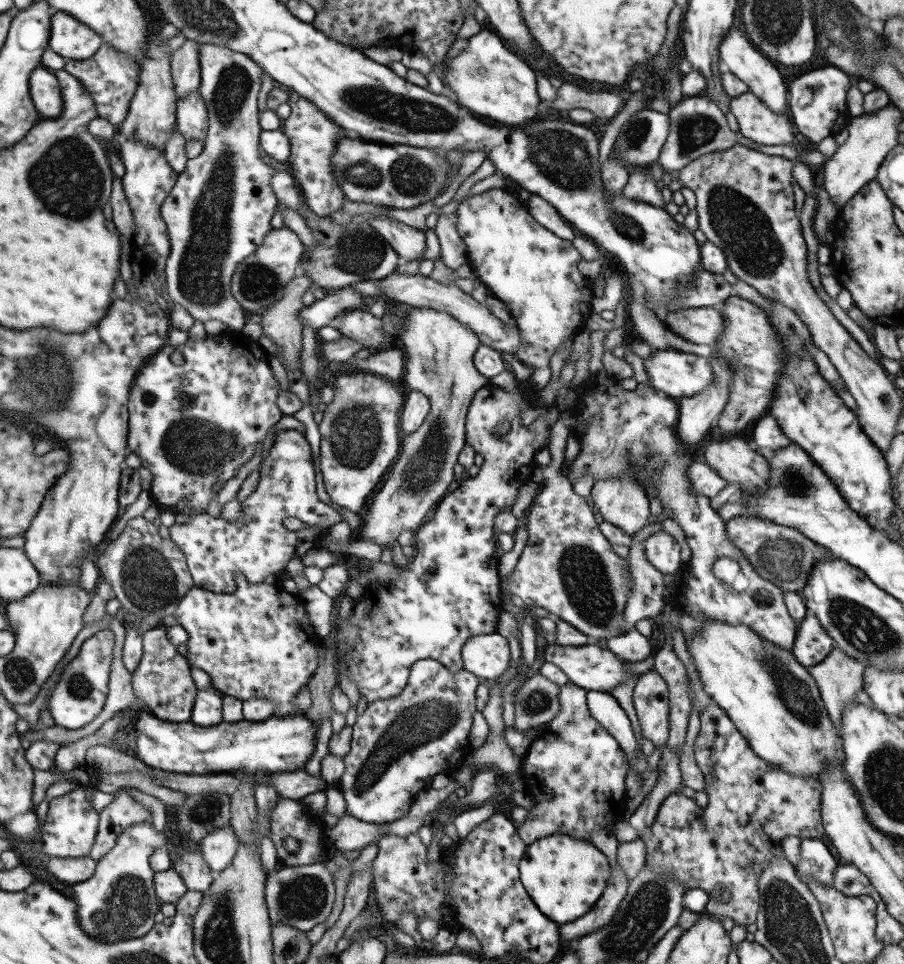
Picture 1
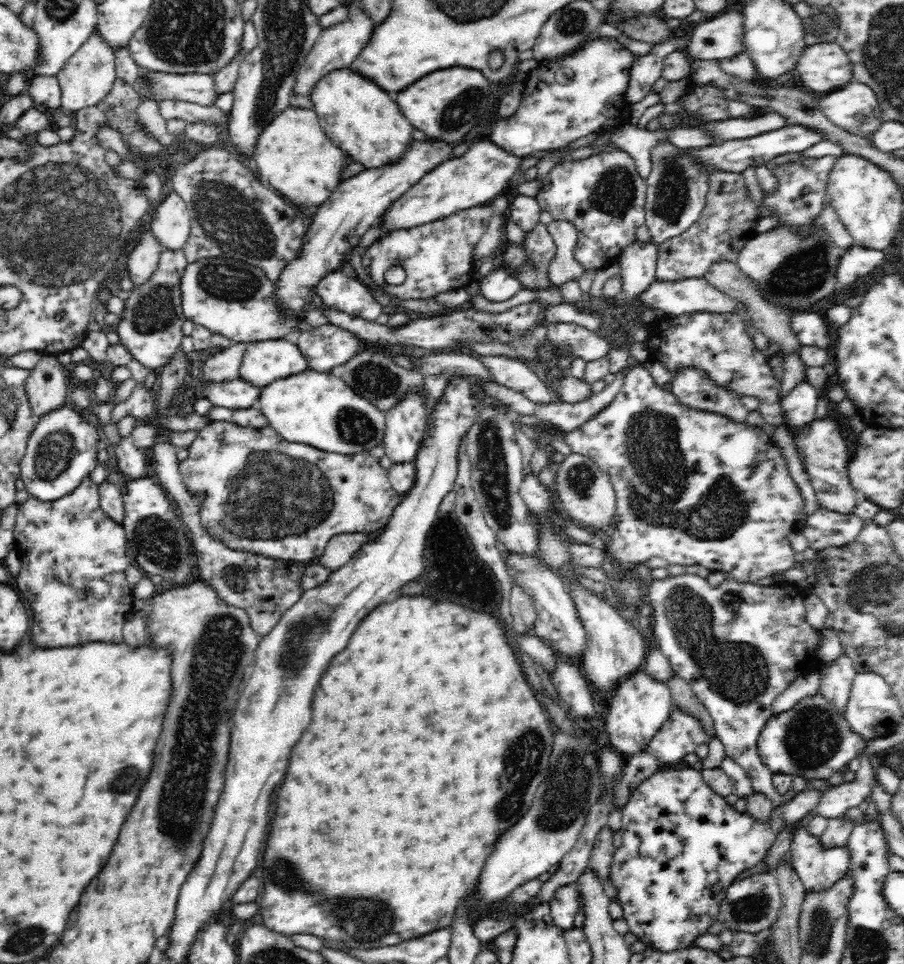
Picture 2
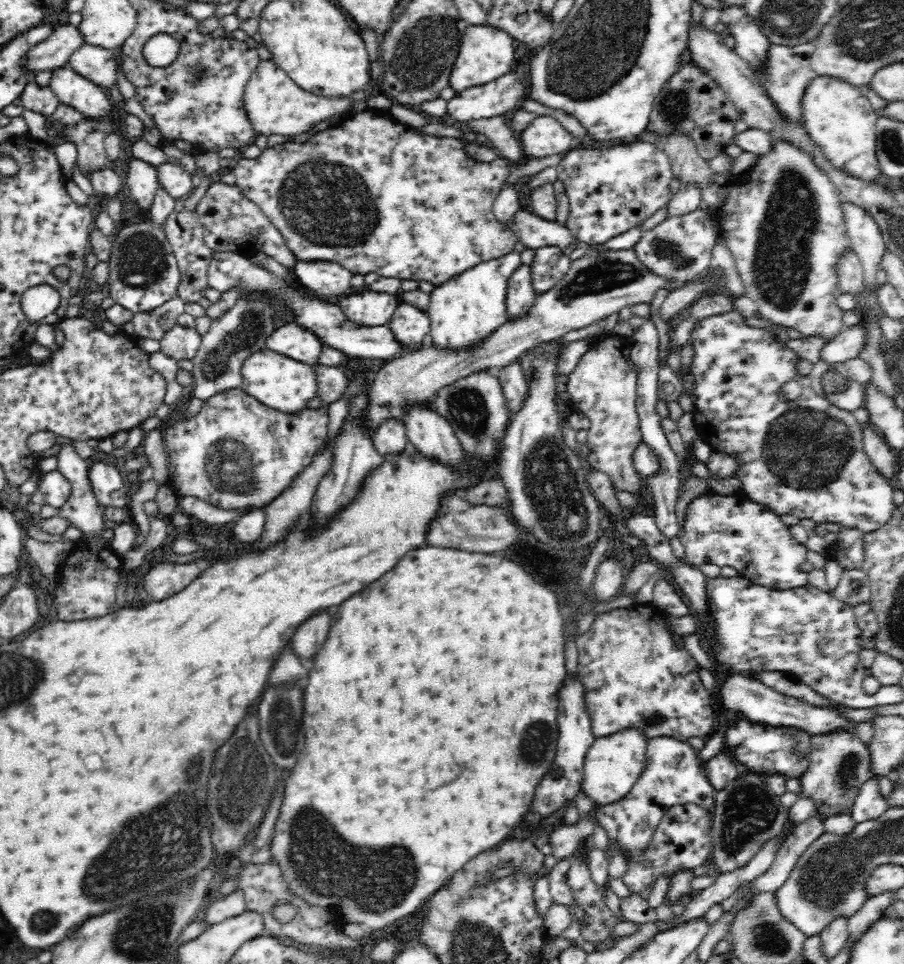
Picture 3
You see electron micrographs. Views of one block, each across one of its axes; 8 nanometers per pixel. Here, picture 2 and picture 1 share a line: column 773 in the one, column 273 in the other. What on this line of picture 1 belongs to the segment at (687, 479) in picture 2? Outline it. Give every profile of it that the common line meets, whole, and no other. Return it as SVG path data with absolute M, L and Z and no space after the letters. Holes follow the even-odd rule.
M286 429L276 435L274 445L268 450L256 490L241 502L242 517L228 521L206 512L196 513L186 501L178 502L175 513L188 516L188 522L176 523L165 532L185 555L194 587L233 594L237 589L234 574L240 572L251 584L259 584L269 575L278 577L287 569L290 560L320 549L322 530L342 522L343 518L340 512L318 499L315 476L310 444L305 435ZM285 518L298 518L308 527L290 531L283 524Z

